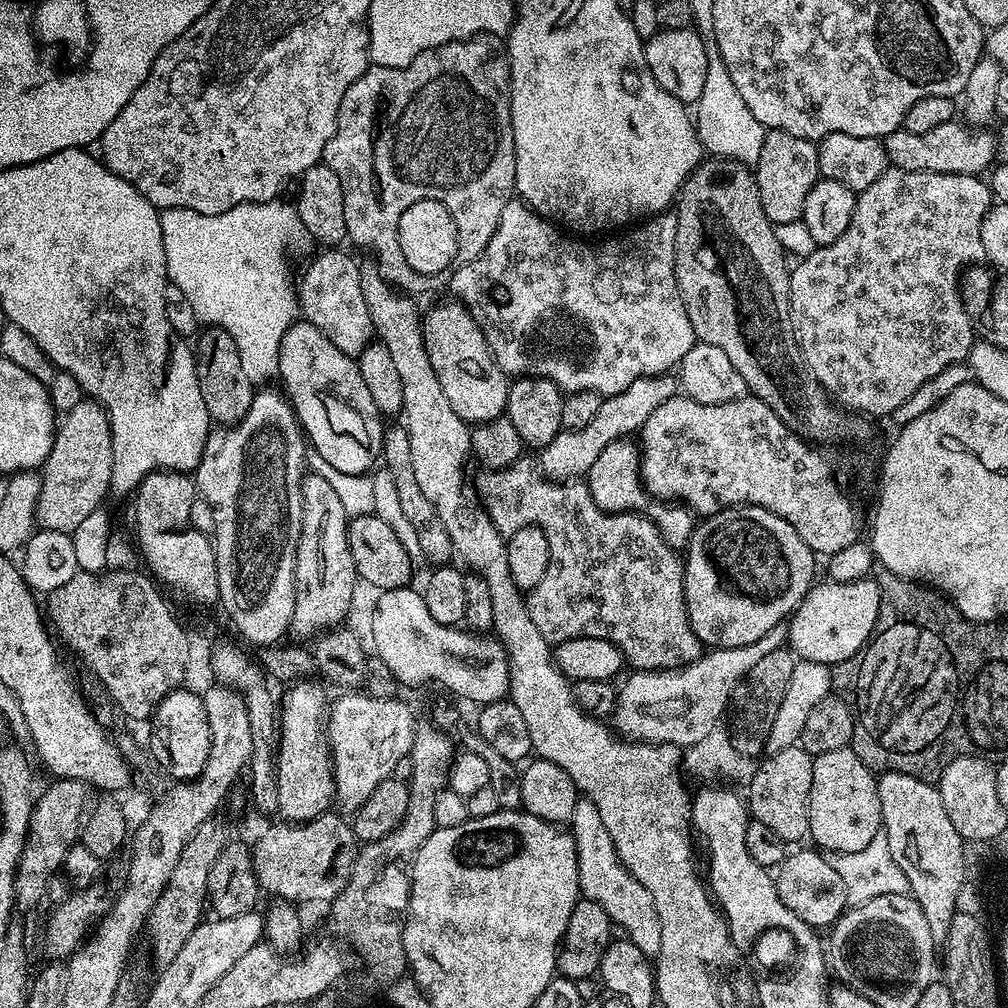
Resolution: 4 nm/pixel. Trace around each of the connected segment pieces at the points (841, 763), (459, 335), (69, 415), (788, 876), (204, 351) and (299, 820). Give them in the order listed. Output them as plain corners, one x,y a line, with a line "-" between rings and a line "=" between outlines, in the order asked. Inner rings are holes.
851,747
815,757
808,803
808,836
817,849
828,854
860,851
881,833
882,802
878,802
877,779
877,773
864,765
=
459,302
452,304
436,304
429,312
425,311
422,316
424,326
424,345
426,354
430,354
430,366
434,366
434,374
442,386
454,414
458,414
469,425
475,426
485,424
488,420
496,420
505,415
508,406
508,385
509,377
498,365
492,352
488,349
488,343
484,337
484,332
480,329
480,324
468,309
=
81,398
74,410
63,413
61,422
52,437
52,449
42,465
39,502
36,507
36,522
43,531
67,532
69,534
82,526
82,521
90,518
101,507
104,495
109,495
112,487
112,467
114,466
114,446
112,427
108,421
108,411
91,398
=
819,851
796,852
785,855
784,861
780,863
778,871
775,873
776,889
778,898
802,918
810,927
817,930
827,929
835,924
841,915
849,907
846,898
846,887
842,884
842,879
834,870
831,859
=
208,326
203,331
199,333
200,341
194,344
198,390
202,390
209,421
216,426
231,426
237,424
250,408
254,386
242,370
242,358
238,346
234,346
234,338
221,328
=
315,679
297,680
295,684
285,687
284,697
278,700
278,739
274,744
276,761
276,785
278,802
276,812
289,824
305,824
324,815
333,807
336,795
336,783
332,777
332,749
328,746
326,731
326,700
324,692
316,685

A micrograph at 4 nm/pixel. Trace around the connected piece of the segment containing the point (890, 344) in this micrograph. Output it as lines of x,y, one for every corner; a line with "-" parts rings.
890,166
882,174
882,178
878,178
878,182
873,182
870,186
866,186
866,190
862,190
856,197
856,205
854,206
854,218
850,218
850,226
846,226
846,234
842,234
842,238
838,238
829,244
821,244
813,247
812,253
801,262
800,265
791,269
788,277
788,285
790,286
790,306
792,307
792,323
796,329
796,339
800,342
800,352
804,356
804,365
808,367
812,377
824,387
824,391
839,407
853,413
859,414
865,418
873,418
872,416
891,417
894,410
898,410
898,406
902,406
902,402
906,402
906,398
910,398
910,394
914,394
914,390
918,390
924,382
934,378
936,374
942,374
951,364
958,364
968,359
968,352
972,349
974,343
974,333
972,331
972,317
964,308
964,300
960,297
960,285
962,283
962,273
971,269
973,266
979,265
985,259
982,248
982,224
986,218
989,208
994,204
992,189
987,183
983,184
980,176
967,176
966,174
930,174
929,172
907,172
901,168

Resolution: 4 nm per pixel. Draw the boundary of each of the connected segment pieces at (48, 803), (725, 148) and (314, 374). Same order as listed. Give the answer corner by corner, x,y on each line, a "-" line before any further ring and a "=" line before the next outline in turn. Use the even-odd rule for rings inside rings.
59,778
51,782
53,784
33,803
27,842
16,868
15,892
19,911
34,907
43,898
50,876
61,871
66,854
81,839
86,813
90,808
90,785
86,782
=
722,63
715,65
714,78
702,86
702,94
694,108
694,123
700,147
705,153
716,158
737,160
739,164
749,166
758,162
766,129
758,122
758,118
754,118
754,114
750,114
750,106
742,102
742,94
738,94
738,89
734,87
734,82
=
300,318
290,325
282,338
278,370
279,383
284,383
282,391
296,412
296,419
300,422
307,443
316,447
315,455
347,476
371,473
382,456
386,424
374,406
374,398
370,398
370,389
362,378
359,363
353,357
342,354
342,350
338,350
338,346
334,346
334,342
330,342
322,330
318,330
318,326

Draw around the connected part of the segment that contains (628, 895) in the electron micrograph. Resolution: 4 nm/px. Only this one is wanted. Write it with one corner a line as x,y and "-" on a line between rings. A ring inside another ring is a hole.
580,798
574,806
574,814
570,821
570,831
574,838
574,846
578,854
578,882
581,897
598,902
602,910
612,919
617,929
624,928
623,935
642,954
654,958
662,950
662,922
658,918
658,909
654,906
654,898
650,898
650,890
622,866
618,858
618,850
614,850
614,842
610,842
610,834
606,830
602,818
598,815
598,806
594,802

